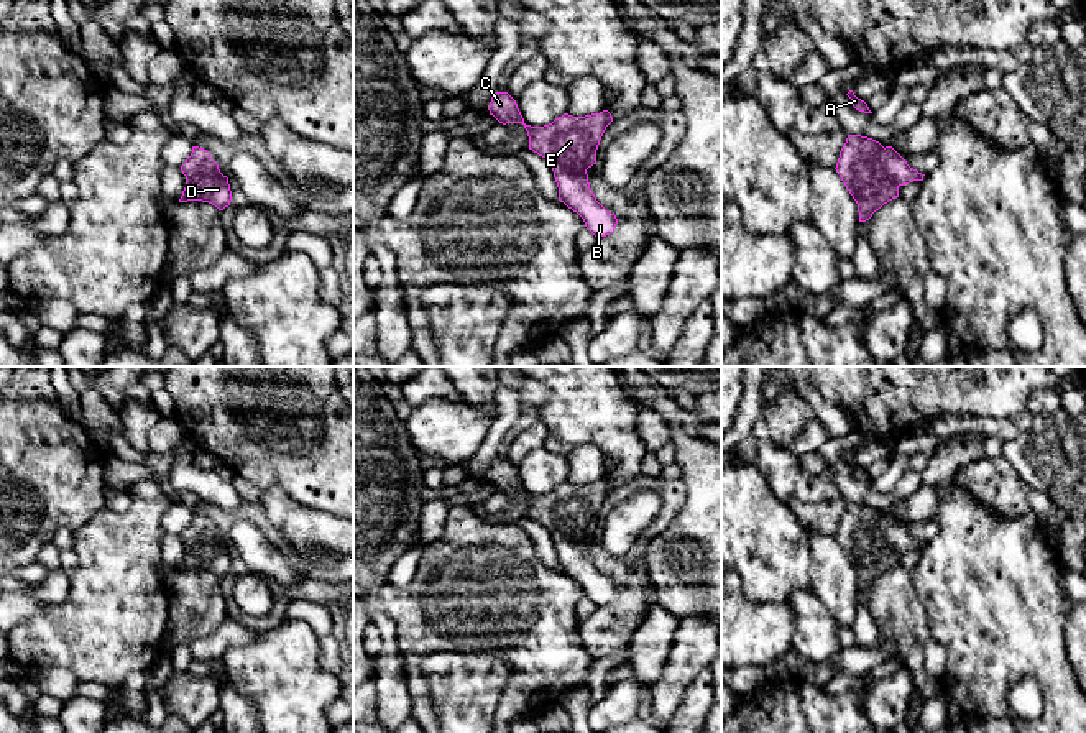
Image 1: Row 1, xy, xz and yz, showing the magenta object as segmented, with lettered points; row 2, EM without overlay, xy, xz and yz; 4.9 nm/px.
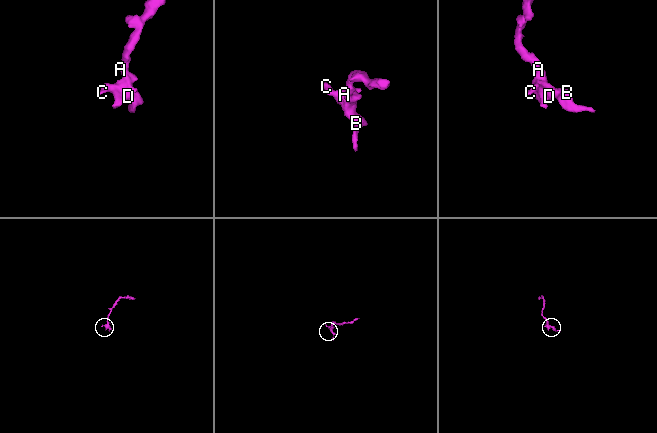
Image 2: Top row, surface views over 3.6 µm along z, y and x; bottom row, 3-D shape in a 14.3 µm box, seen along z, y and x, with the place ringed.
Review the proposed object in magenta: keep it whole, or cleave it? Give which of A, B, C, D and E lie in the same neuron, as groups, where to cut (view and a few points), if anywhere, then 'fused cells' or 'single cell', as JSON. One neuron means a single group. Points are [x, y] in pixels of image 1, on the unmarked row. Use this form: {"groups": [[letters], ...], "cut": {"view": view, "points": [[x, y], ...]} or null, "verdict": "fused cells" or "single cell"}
{"groups": [["A", "B", "C", "D", "E"]], "cut": null, "verdict": "single cell"}

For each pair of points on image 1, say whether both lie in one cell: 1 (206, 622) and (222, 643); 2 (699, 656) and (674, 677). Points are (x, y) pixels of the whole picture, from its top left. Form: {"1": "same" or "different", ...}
{"1": "different", "2": "same"}

